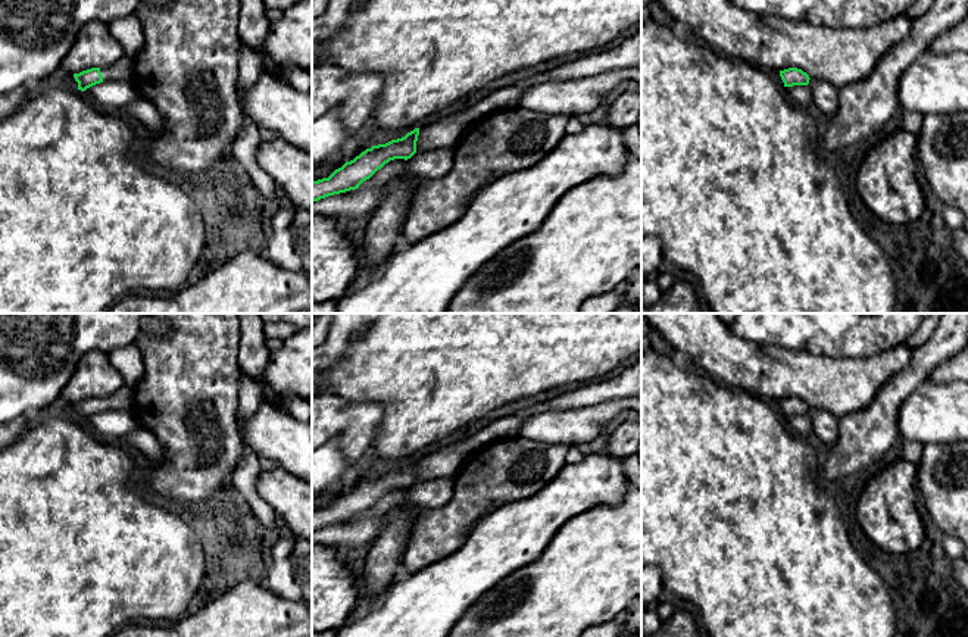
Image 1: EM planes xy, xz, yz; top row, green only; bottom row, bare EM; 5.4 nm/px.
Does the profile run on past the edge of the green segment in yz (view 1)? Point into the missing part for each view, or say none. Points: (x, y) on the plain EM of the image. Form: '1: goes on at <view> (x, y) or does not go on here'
1: does not go on here

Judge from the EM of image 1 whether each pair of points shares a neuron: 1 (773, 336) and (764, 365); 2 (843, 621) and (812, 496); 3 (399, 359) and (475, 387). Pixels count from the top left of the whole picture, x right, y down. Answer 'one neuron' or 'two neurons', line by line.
1: two neurons
2: one neuron
3: one neuron

